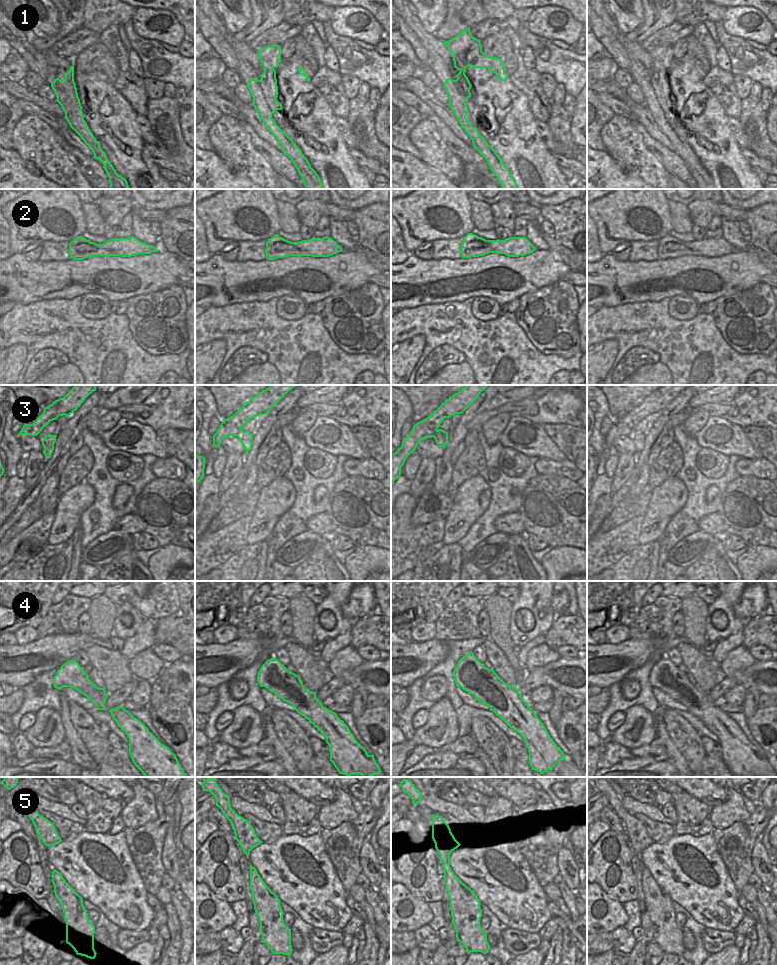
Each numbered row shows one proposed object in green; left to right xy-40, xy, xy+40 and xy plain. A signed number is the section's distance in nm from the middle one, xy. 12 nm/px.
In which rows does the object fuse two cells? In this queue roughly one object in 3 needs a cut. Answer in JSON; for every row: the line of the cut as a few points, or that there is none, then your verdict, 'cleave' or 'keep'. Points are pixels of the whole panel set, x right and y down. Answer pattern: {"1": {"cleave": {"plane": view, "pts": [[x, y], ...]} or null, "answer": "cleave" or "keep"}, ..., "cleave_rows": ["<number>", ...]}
{"1": {"cleave": {"plane": "xy", "pts": [[275, 76], [272, 83], [256, 80]]}, "answer": "cleave"}, "2": {"cleave": null, "answer": "keep"}, "3": {"cleave": {"plane": "xy+40", "pts": [[437, 430], [432, 436]]}, "answer": "cleave"}, "4": {"cleave": null, "answer": "keep"}, "5": {"cleave": null, "answer": "keep"}, "cleave_rows": ["1", "3"]}

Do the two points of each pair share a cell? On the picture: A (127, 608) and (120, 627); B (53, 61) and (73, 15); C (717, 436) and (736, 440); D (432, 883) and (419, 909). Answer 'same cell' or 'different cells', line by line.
A: same cell
B: different cells
C: same cell
D: different cells

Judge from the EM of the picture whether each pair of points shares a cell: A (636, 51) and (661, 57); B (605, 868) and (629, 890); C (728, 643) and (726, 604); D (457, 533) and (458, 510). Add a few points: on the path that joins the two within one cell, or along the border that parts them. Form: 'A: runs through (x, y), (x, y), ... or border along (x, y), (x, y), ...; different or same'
A: runs through (642, 57), (655, 57); same
B: runs through (612, 872), (620, 878), (622, 883); same
C: border along (742, 629), (716, 643); different
D: runs through (462, 527), (466, 520), (462, 516); same

